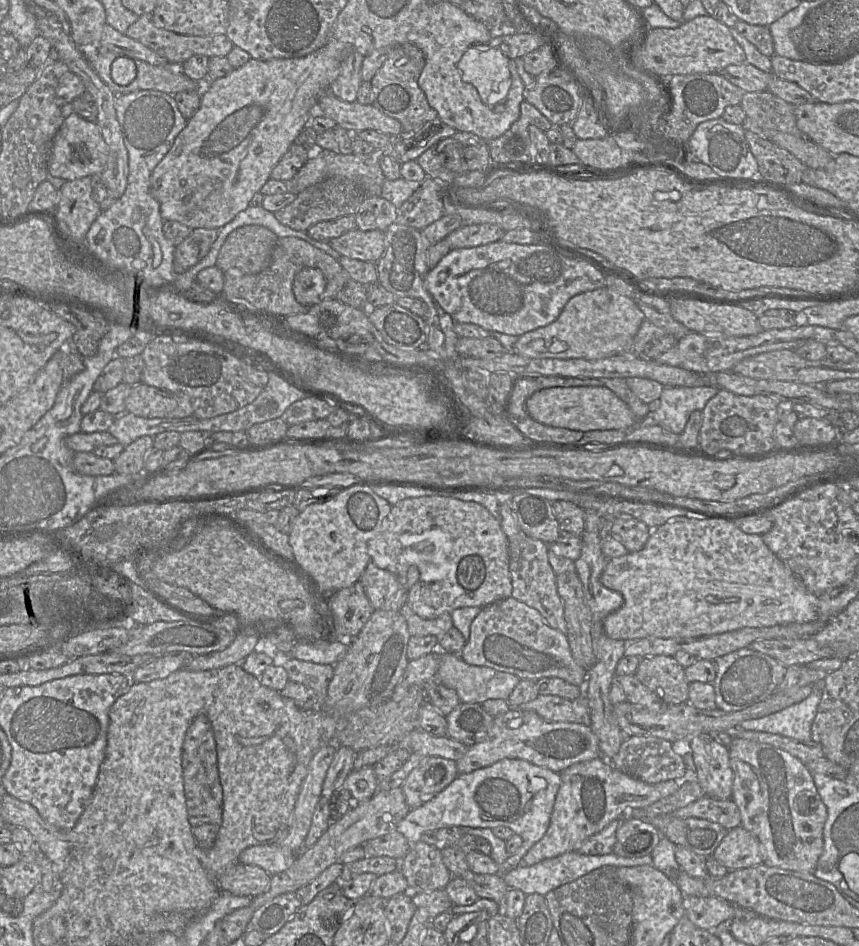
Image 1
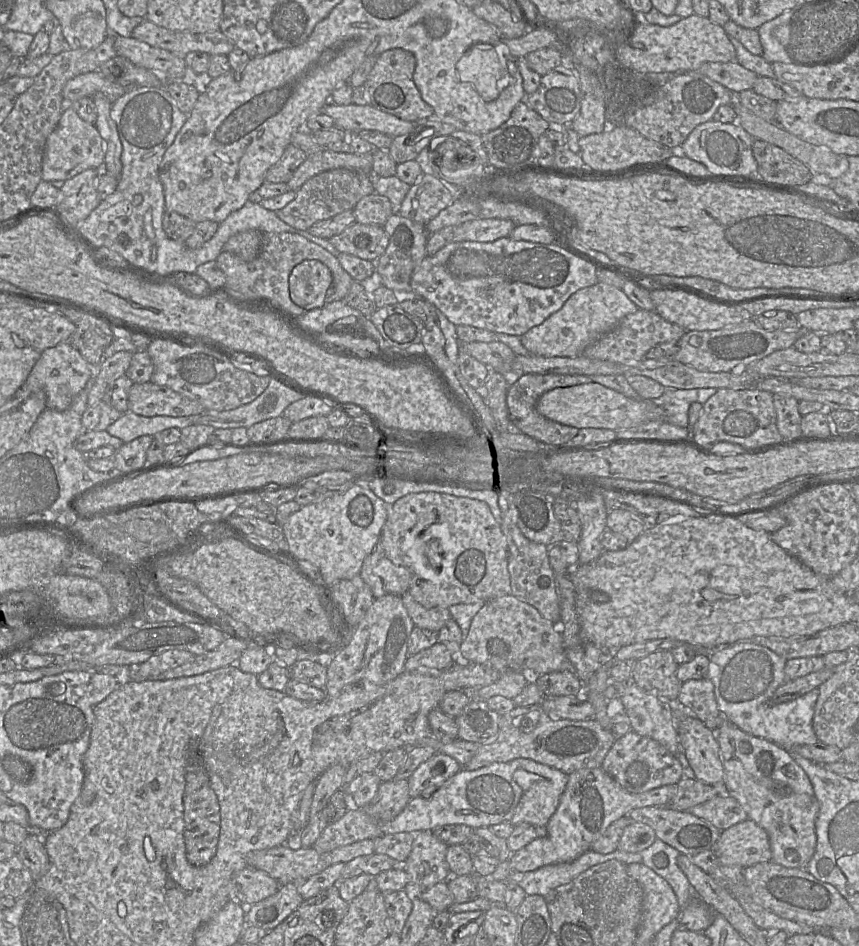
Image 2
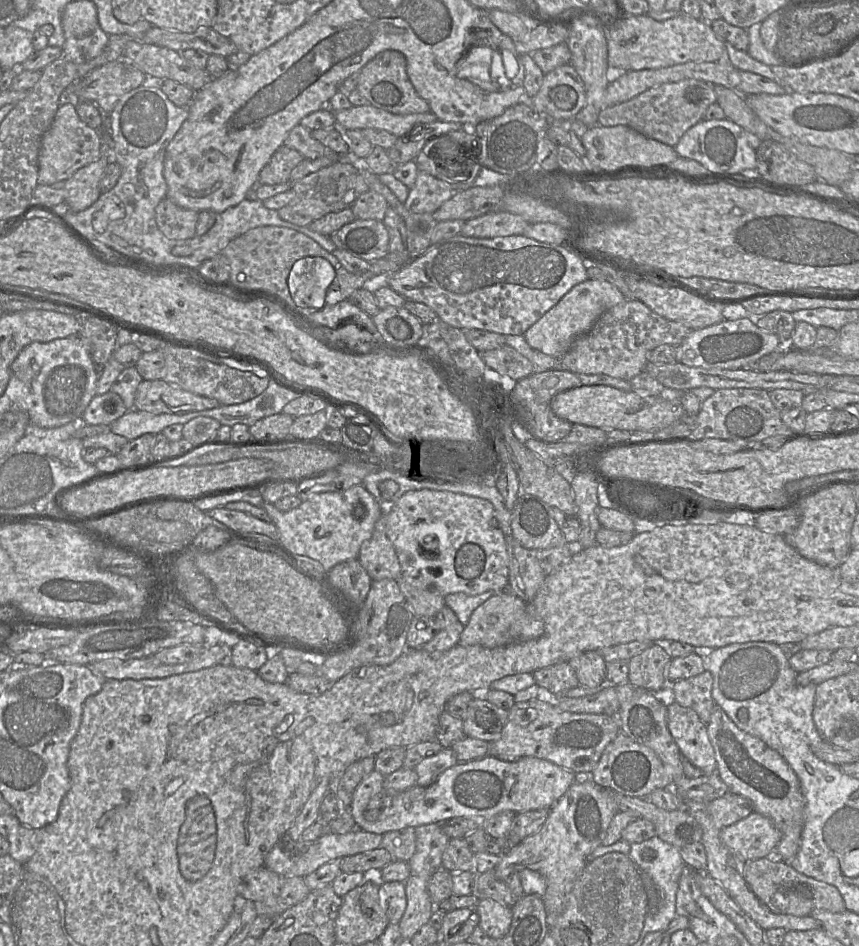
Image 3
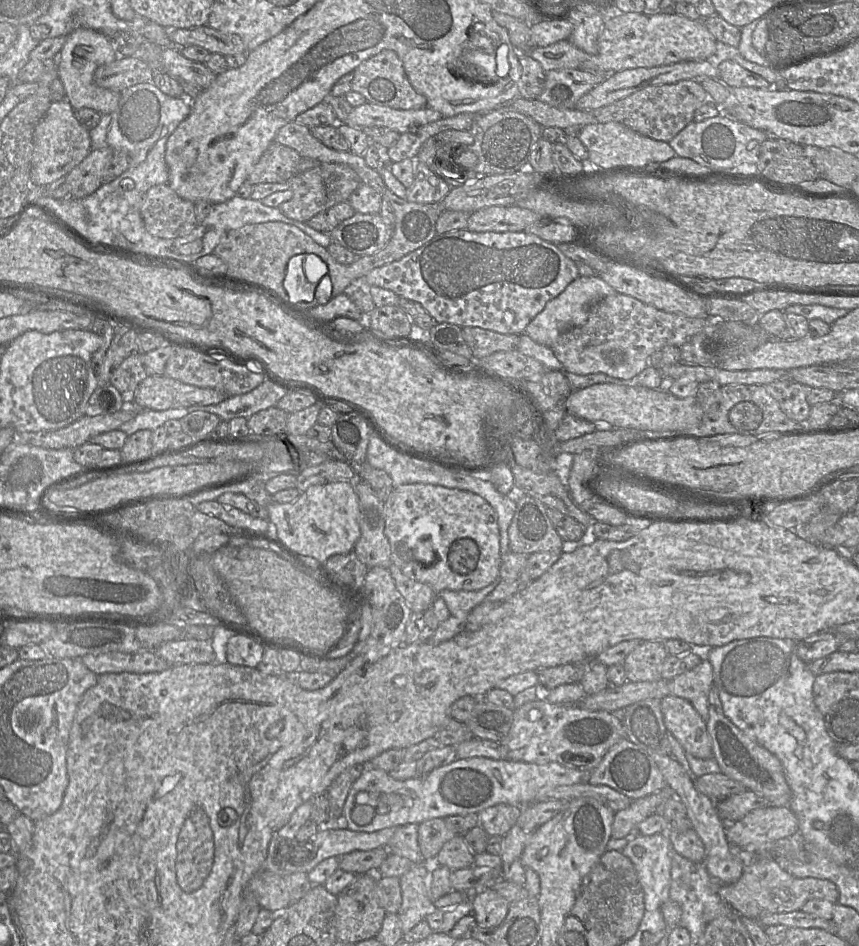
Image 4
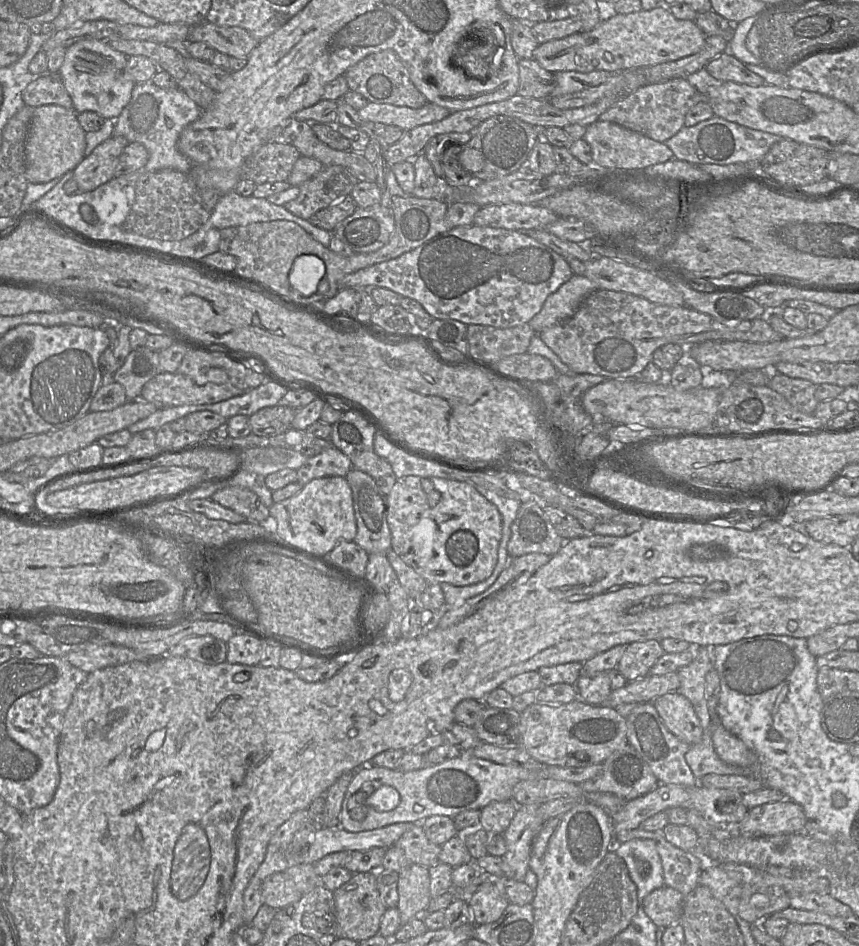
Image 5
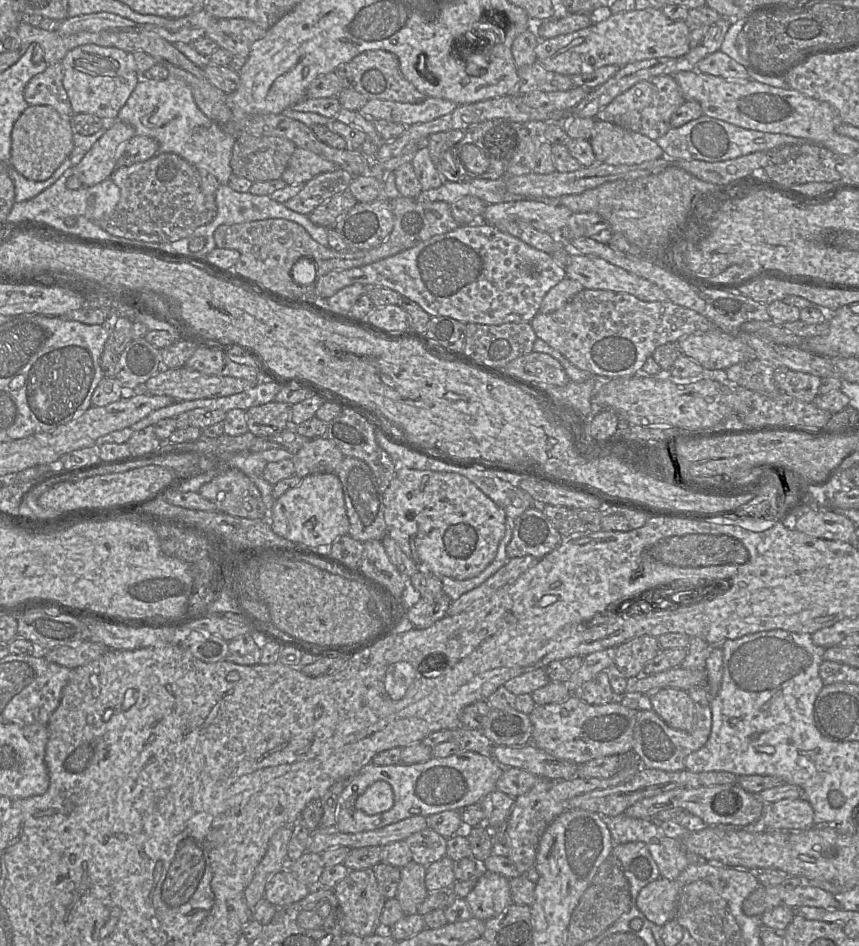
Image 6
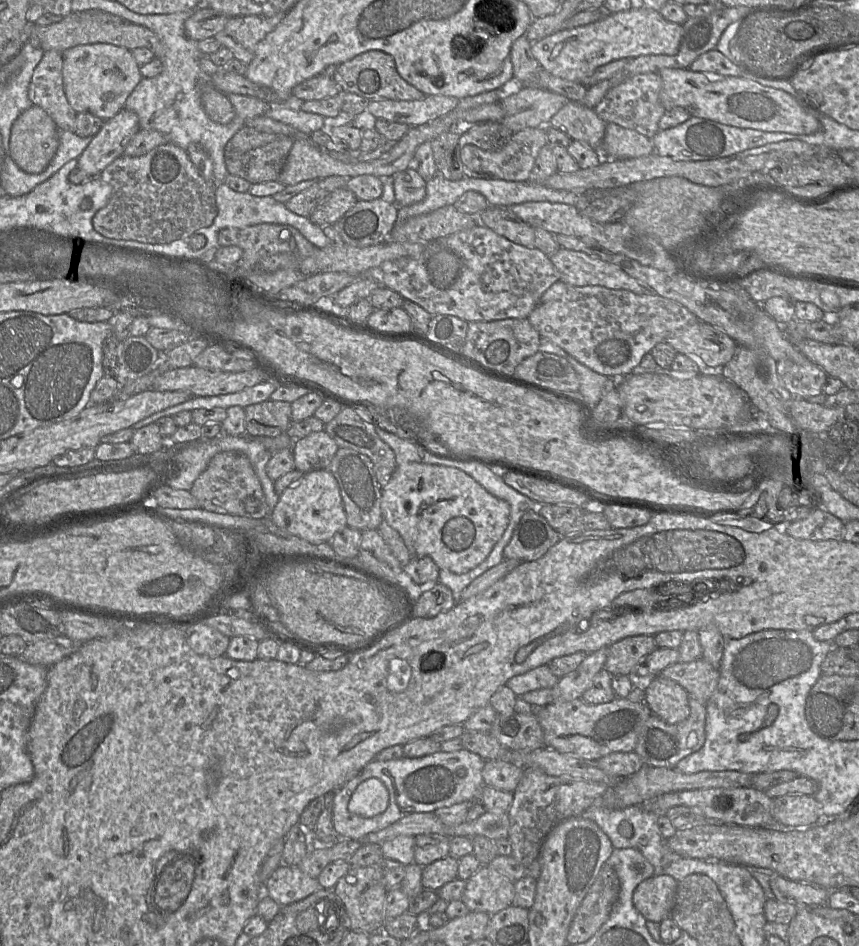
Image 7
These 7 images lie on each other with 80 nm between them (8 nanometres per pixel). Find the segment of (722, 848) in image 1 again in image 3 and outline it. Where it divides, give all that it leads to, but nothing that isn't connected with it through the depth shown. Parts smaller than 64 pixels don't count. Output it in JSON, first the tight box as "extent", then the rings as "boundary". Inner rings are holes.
{"extent":[720,811,781,861],"boundary":[[[753,811],[746,818],[720,831],[721,841],[745,861],[771,857],[781,832],[766,816]]]}

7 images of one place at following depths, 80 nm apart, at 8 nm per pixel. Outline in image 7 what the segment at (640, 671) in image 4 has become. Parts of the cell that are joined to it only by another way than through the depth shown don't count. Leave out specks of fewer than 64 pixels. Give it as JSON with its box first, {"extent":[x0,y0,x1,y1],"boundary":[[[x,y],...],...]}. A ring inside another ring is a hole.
{"extent":[604,636,657,675],"boundary":[[[654,636],[623,638],[608,647],[604,668],[612,675],[630,675],[634,667],[657,648]]]}

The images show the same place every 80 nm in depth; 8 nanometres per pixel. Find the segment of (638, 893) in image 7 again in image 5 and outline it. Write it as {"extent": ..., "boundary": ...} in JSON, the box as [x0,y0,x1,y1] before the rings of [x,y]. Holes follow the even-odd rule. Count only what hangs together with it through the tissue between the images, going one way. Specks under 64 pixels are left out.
{"extent":[642,885,684,928],"boundary":[[[664,885],[648,894],[642,907],[657,927],[667,928],[680,923],[684,896],[678,890]]]}

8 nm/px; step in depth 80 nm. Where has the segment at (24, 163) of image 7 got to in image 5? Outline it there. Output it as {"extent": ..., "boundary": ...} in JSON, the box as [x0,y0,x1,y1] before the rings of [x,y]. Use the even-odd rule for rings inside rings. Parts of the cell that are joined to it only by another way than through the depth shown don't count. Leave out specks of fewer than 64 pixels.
{"extent":[25,105,85,184],"boundary":[[[58,105],[35,107],[25,143],[27,181],[34,184],[46,183],[73,171],[85,158],[85,135],[74,109],[68,110]]]}

